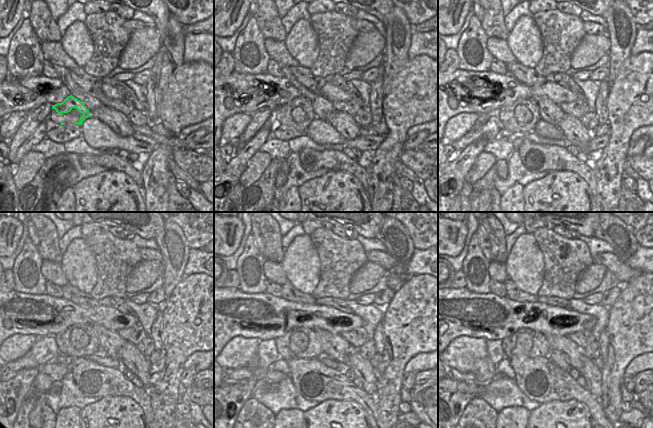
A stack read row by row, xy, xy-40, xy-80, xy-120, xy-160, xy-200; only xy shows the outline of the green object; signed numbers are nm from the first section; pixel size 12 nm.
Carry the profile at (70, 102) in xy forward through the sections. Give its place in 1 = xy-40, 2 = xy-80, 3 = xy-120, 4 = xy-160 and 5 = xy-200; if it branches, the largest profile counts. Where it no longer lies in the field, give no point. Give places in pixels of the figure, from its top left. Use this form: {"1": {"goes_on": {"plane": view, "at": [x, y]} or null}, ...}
{"1": {"goes_on": {"plane": "xy-40", "at": [299, 102]}}, "2": {"goes_on": {"plane": "xy-80", "at": [528, 127]}}, "3": {"goes_on": {"plane": "xy-120", "at": [91, 344]}}, "4": {"goes_on": {"plane": "xy-160", "at": [313, 350]}}, "5": {"goes_on": {"plane": "xy-200", "at": [540, 347]}}}

